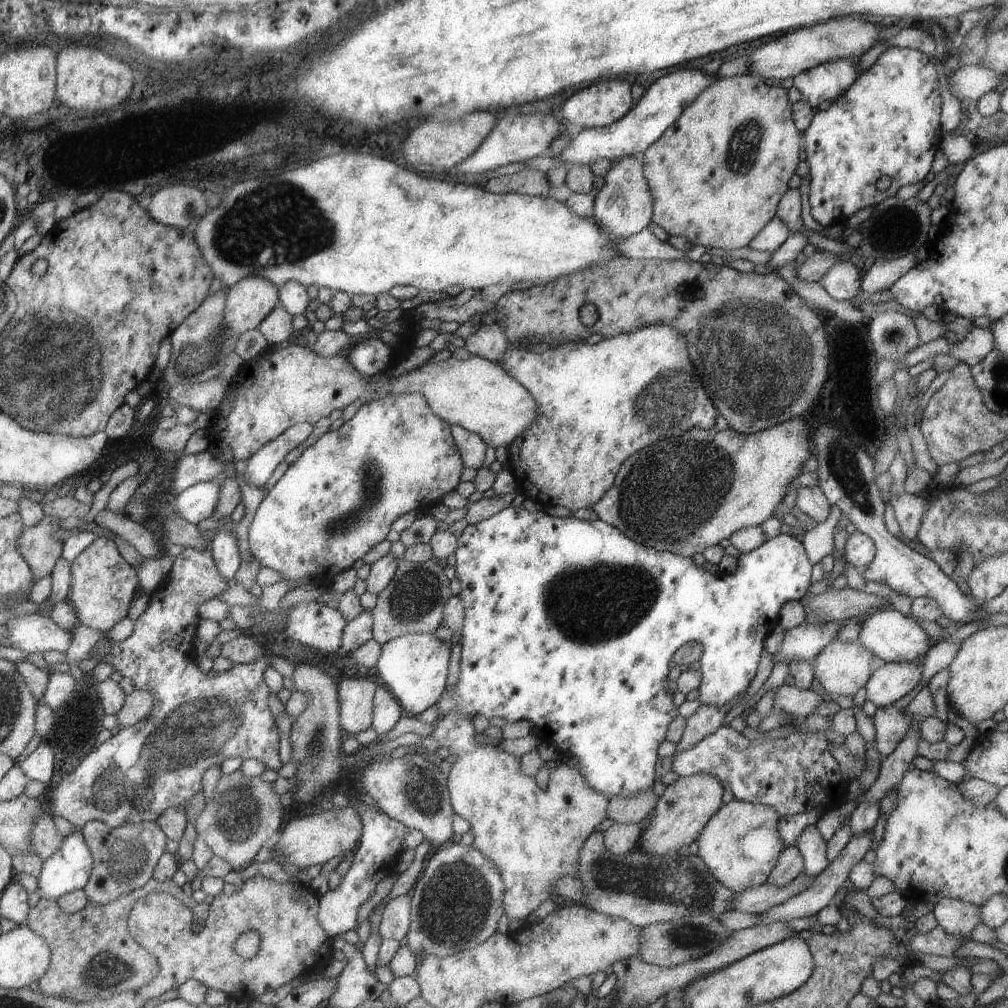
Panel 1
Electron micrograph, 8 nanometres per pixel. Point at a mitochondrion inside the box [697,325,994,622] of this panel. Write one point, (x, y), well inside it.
(842, 462)

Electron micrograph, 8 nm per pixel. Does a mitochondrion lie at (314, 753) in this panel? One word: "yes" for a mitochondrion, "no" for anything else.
yes

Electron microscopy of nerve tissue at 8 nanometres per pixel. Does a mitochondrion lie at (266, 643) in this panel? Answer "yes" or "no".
no

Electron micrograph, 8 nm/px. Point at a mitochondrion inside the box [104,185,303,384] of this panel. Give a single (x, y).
(199, 356)

